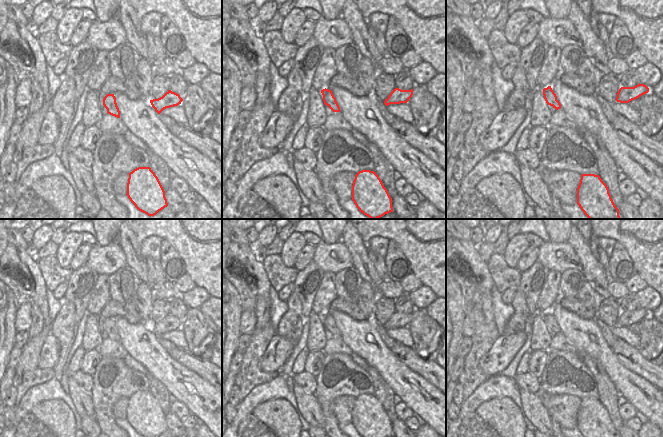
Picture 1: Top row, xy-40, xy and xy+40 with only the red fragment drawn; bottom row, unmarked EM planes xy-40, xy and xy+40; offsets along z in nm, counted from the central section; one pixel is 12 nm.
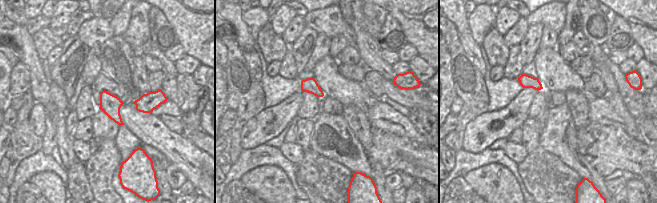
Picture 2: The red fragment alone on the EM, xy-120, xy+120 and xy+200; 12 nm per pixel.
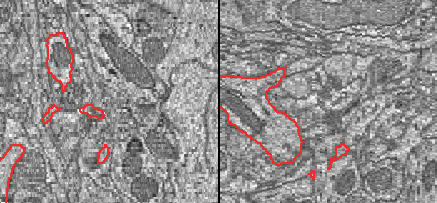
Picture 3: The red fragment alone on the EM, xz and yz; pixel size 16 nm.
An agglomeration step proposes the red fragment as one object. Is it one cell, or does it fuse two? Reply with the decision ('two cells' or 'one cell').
two cells

